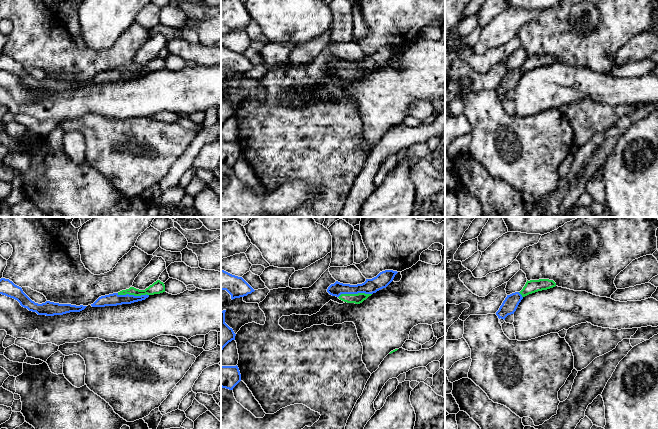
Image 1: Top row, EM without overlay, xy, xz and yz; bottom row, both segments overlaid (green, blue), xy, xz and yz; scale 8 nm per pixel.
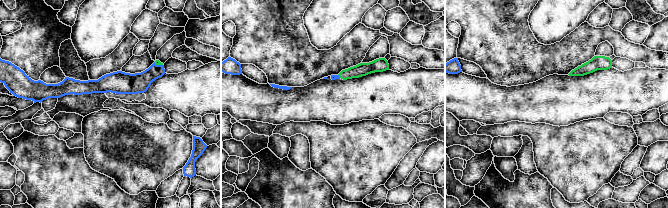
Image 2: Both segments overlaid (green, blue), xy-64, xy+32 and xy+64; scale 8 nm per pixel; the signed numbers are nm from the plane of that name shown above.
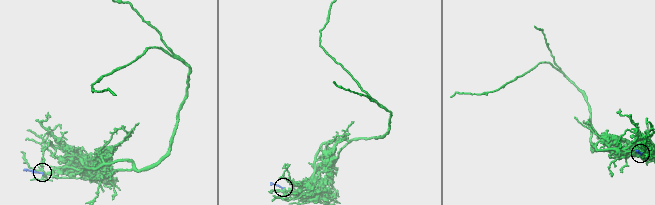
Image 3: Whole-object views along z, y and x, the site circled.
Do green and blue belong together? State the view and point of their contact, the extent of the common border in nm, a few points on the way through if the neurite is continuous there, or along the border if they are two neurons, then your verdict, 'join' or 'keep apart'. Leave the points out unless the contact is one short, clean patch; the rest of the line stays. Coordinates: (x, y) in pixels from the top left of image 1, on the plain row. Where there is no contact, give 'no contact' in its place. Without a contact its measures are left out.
meets green in xz at (354, 70); contact 280 nm long; runs through xz (358, 74), (354, 70), (370, 62); join

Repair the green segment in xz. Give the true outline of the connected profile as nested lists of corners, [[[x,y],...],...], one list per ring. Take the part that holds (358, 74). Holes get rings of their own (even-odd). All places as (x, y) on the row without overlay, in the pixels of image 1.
[[[385,46],[376,53],[366,55],[364,59],[357,61],[343,60],[336,57],[328,63],[327,68],[344,78],[360,80],[373,69],[386,64],[397,49],[397,47]]]

